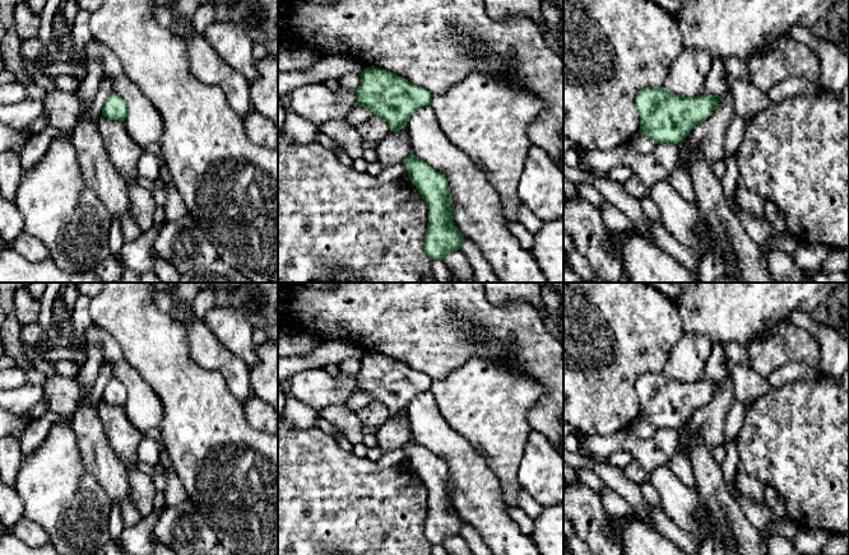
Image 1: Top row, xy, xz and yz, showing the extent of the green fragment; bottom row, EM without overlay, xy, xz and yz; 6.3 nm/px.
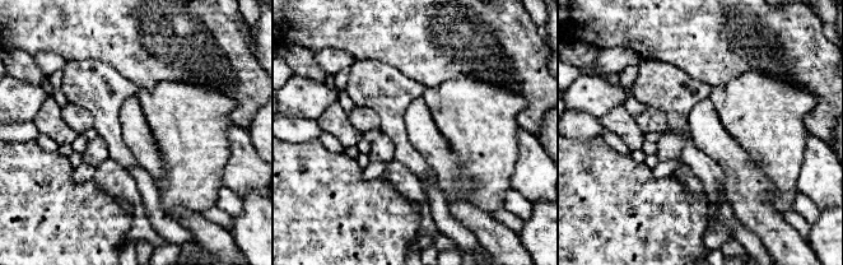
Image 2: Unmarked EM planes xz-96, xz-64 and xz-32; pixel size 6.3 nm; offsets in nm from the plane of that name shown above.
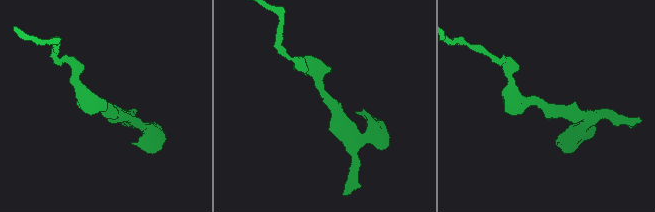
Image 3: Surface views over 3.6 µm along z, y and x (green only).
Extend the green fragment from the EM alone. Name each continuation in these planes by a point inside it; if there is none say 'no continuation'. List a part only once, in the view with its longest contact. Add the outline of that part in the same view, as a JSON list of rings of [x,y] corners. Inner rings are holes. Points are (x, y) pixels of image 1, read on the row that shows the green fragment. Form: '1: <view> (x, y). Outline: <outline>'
no continuation

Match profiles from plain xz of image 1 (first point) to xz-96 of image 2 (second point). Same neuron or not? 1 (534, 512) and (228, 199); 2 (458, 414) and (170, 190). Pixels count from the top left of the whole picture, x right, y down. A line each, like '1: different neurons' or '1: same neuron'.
1: same neuron
2: same neuron

